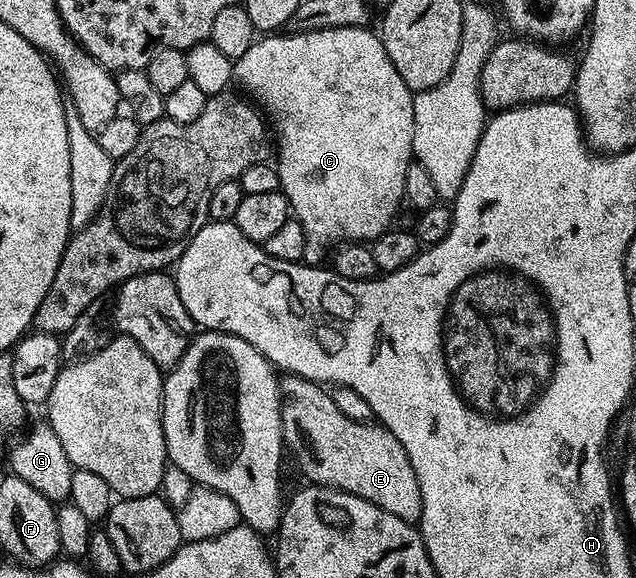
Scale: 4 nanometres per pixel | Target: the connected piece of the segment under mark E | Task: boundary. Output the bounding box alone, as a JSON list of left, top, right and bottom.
[280,374,422,525]

